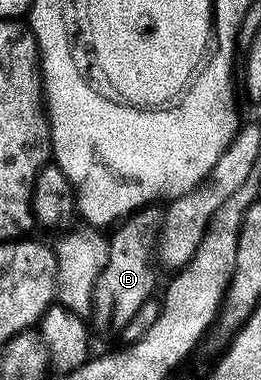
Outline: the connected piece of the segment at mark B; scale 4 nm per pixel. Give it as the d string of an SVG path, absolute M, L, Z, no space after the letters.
M152 208L134 214L122 222L111 235L109 263L101 272L95 290L94 317L104 334L122 332L134 320L142 304L153 301L156 290L156 266L162 235L162 218Z

